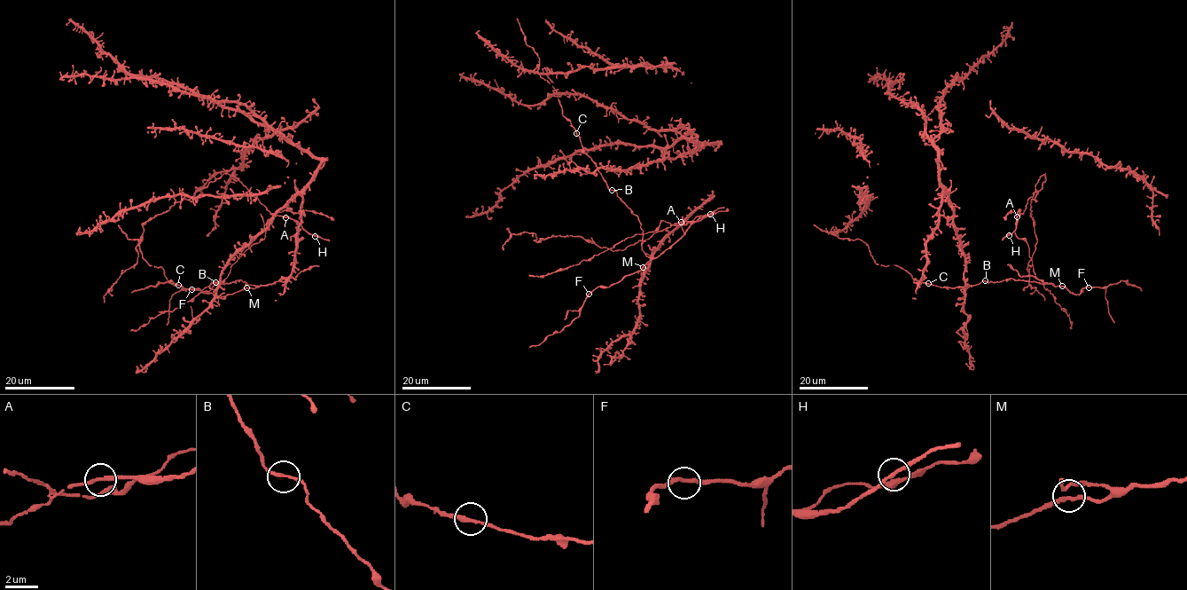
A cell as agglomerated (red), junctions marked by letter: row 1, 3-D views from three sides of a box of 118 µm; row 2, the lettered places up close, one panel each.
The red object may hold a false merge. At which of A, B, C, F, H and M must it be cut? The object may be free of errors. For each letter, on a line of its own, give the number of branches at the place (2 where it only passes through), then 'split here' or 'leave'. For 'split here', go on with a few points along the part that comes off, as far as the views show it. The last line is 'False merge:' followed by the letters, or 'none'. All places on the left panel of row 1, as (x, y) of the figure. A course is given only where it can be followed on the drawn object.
A: 2 branches meet; leave
B: 2 branches meet; leave
C: 2 branches meet; leave
F: 2 branches meet; leave
H: 2 branches meet; leave
M: 2 branches meet; leave
False merge: none

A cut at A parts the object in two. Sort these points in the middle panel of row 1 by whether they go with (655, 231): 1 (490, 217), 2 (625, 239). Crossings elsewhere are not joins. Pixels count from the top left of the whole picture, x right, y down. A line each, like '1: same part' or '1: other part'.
1: other part
2: same part

